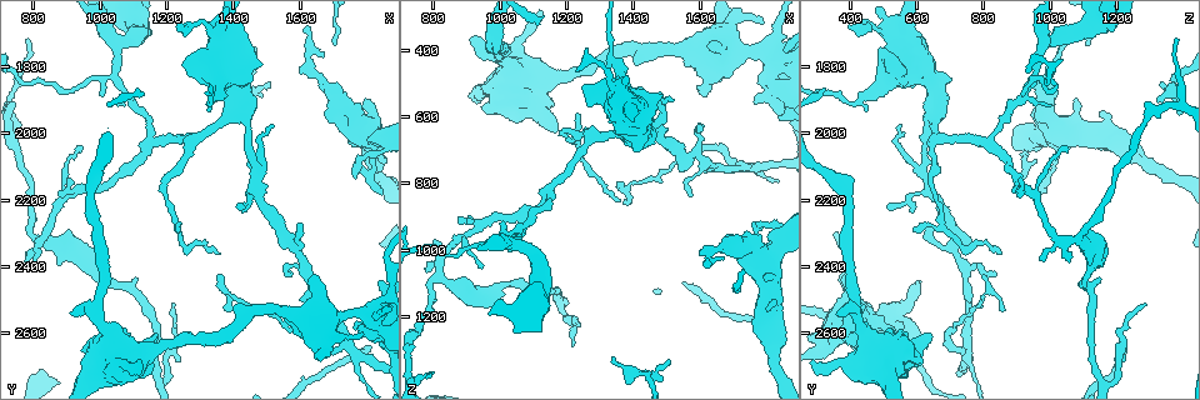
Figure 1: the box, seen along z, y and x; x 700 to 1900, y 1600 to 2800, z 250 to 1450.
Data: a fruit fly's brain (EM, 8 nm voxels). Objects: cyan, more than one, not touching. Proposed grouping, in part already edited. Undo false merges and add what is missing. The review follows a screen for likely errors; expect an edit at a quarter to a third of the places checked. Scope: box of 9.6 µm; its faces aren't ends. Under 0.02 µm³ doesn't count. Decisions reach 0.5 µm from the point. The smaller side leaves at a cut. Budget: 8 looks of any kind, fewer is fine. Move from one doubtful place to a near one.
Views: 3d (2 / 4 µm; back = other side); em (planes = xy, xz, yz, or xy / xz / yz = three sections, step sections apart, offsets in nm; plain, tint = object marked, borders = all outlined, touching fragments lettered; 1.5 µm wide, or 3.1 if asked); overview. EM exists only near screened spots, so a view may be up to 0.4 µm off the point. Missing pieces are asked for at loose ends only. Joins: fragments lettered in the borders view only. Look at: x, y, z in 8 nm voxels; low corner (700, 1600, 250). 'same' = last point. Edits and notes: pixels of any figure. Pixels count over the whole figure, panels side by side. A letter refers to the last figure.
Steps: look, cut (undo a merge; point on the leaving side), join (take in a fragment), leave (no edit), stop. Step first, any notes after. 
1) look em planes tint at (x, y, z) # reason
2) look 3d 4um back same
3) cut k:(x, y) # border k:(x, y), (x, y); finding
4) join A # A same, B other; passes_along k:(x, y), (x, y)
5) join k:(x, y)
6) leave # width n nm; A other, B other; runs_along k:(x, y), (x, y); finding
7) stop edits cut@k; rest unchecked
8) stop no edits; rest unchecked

look em xz step 4 borders at (1740, 2640, 760) # two arms at a narrow angle

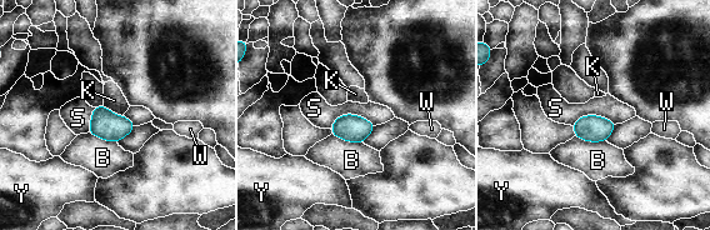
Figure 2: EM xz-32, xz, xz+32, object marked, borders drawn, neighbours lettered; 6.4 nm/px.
leave # B other, K other, S other, W other, Y other; one neuron here

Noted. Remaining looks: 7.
look em xy step 8 tint at (1170, 2600, 640) # free end

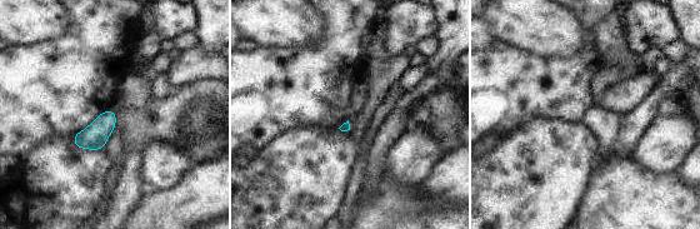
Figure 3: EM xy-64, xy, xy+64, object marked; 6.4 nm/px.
look em planes borders same # another direction

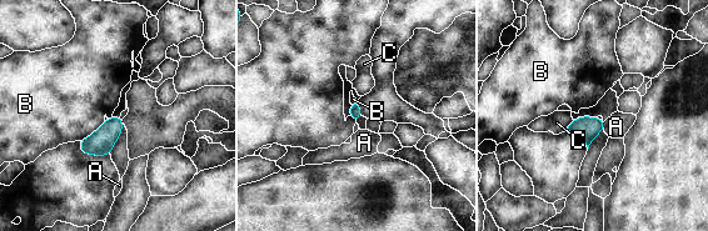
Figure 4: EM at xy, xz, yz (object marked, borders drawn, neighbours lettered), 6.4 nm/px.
leave # A other, B other, C other; border 4:(105, 121), (80, 141); no lettered fragment goes on from it

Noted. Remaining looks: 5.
look 3d 4um at (1220, 1680, 460) # an open end

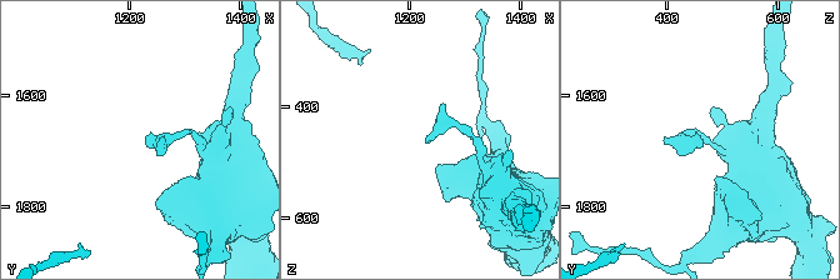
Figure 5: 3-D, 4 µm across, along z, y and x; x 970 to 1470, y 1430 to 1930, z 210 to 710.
look em 3.1um planes borders at (1230, 1675, 465)

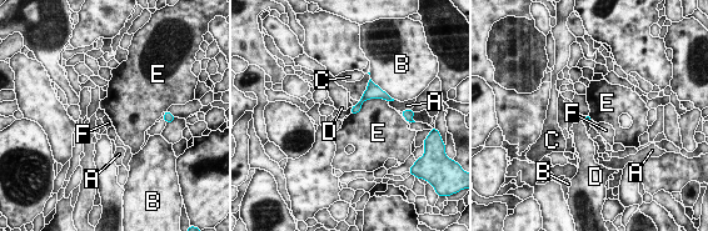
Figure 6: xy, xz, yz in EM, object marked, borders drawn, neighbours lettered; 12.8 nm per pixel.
leave # longest_contact E 500 nm; A other, B other, C other, D other, E other, F other; border 6:(388, 101), (369, 99), (350, 114); no lettered fragment goes on from it

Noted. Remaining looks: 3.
stop no edits; rest unchecked

